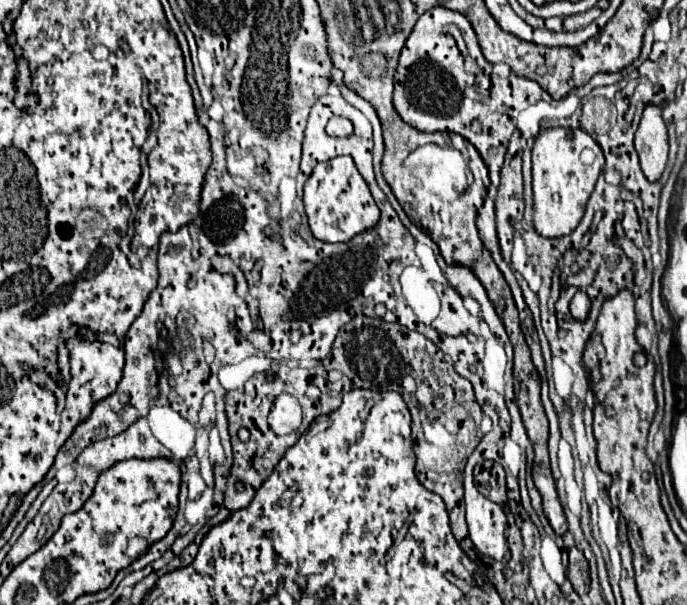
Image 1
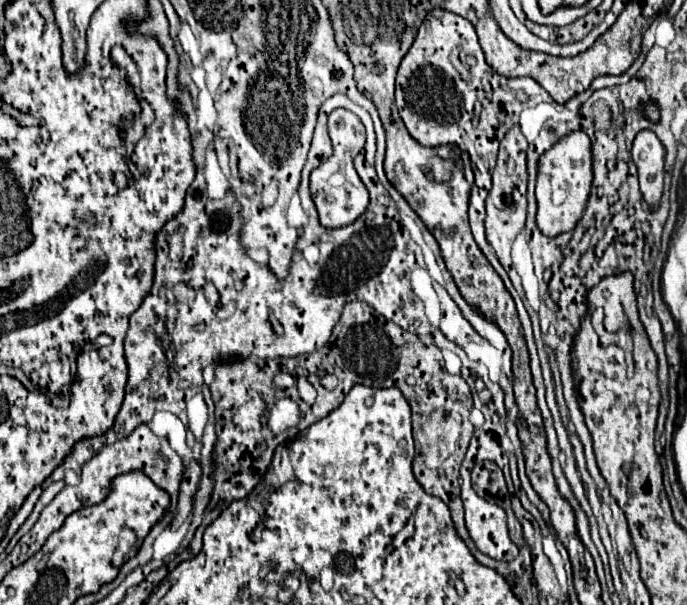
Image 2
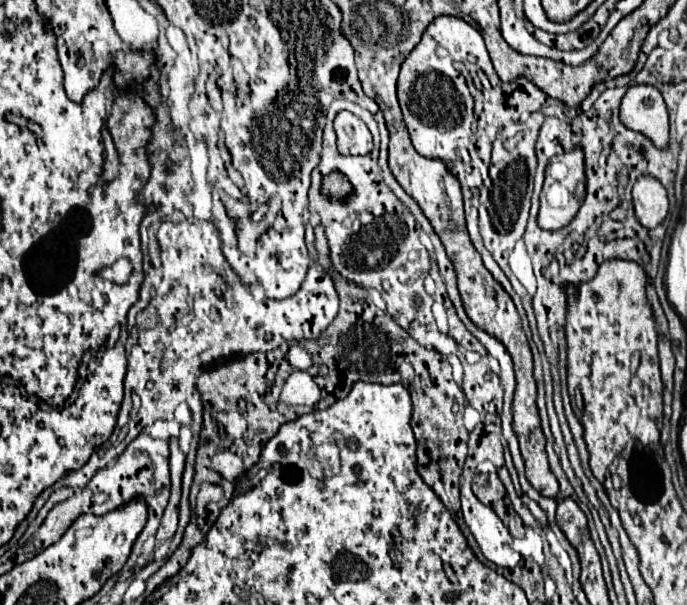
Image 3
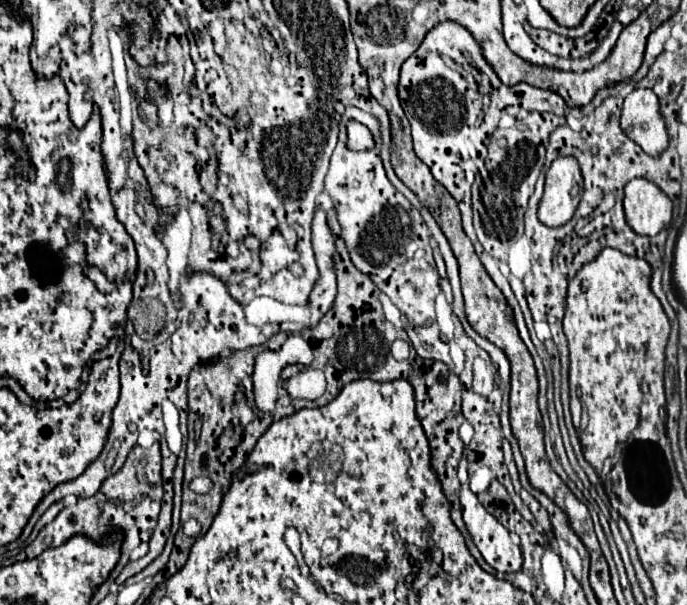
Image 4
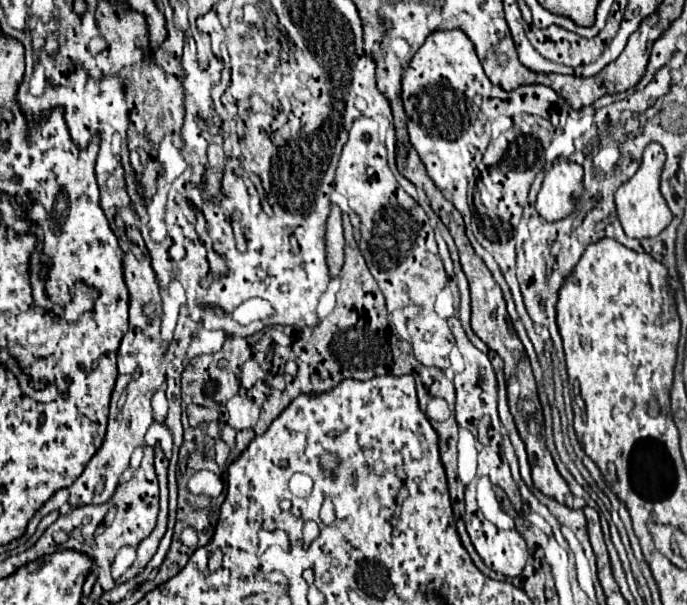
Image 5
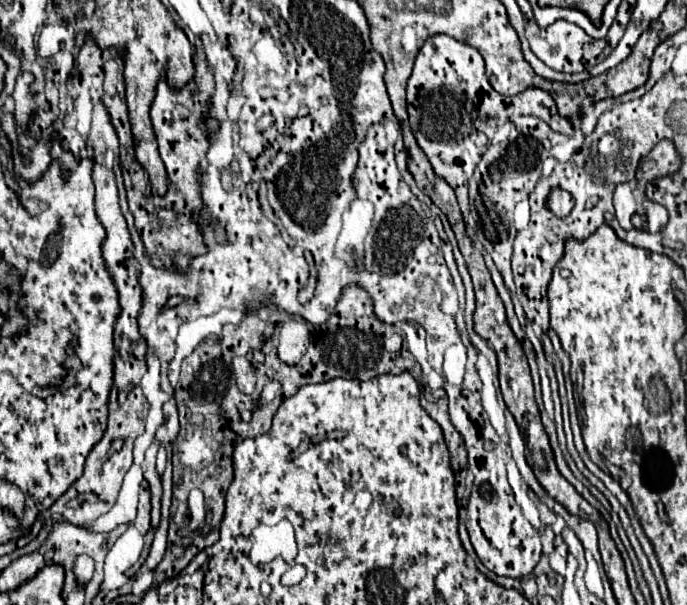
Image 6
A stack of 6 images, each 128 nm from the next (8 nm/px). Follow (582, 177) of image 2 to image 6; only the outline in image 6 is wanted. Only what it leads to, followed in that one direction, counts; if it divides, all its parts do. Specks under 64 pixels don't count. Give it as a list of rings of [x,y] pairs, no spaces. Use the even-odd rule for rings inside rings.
[[[554,190],[554,192],[550,194],[548,208],[550,208],[556,216],[564,218],[564,216],[568,216],[568,214],[572,212],[574,200],[572,200],[572,196],[570,196],[568,192],[564,192],[564,190]]]

